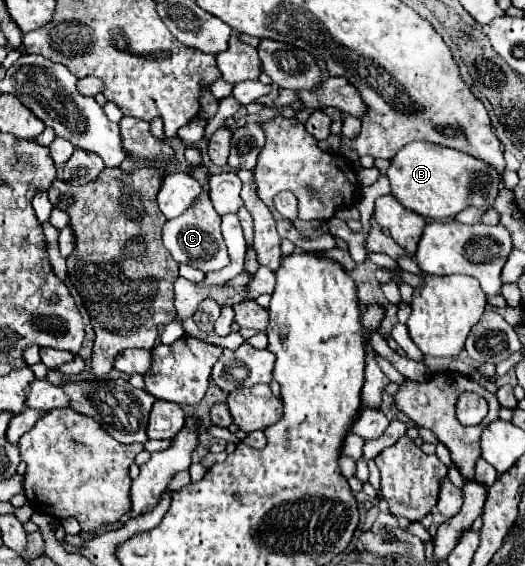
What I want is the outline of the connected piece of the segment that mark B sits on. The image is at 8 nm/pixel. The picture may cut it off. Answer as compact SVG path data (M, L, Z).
M409 142L403 146L391 160L387 178L391 182L391 194L405 208L433 220L453 220L469 206L493 206L501 188L499 174L485 162L429 142Z

